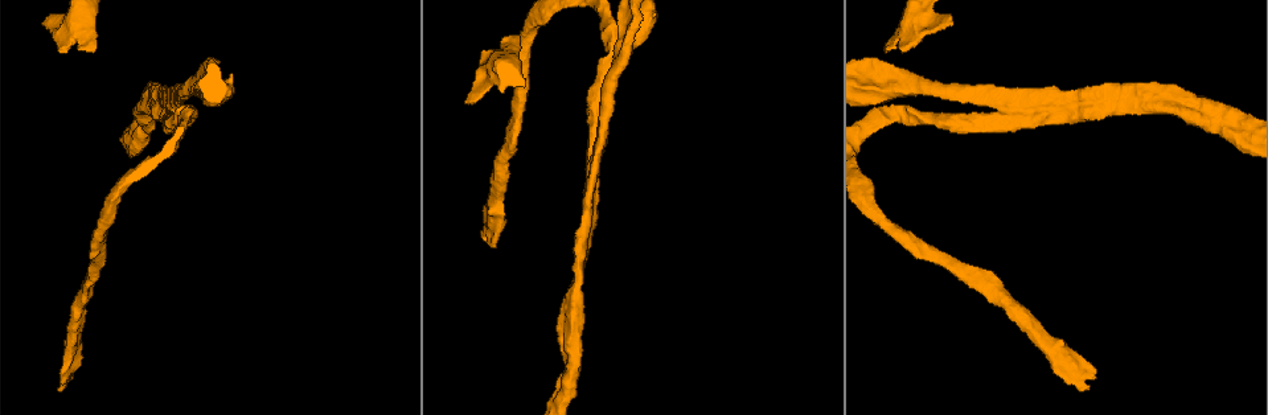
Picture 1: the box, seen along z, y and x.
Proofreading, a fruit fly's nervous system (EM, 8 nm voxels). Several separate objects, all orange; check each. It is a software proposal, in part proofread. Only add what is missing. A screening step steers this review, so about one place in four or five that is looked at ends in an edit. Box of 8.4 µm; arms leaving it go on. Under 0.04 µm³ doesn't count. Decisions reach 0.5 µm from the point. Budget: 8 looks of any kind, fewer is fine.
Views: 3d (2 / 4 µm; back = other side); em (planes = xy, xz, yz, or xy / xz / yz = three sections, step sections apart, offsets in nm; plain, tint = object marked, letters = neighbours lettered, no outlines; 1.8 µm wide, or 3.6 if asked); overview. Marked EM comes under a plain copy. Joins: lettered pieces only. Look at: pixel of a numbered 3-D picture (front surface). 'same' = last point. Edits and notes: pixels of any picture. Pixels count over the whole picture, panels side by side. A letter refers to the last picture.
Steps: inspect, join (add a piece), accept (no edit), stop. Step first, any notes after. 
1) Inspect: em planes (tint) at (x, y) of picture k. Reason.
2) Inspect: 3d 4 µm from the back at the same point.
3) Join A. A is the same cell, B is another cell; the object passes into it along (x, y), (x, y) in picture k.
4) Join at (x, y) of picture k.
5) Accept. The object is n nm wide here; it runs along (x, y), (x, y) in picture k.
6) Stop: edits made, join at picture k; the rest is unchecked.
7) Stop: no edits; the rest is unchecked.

Inspect: 3d 2 µm at (1140, 114) of picture 1. An open end.

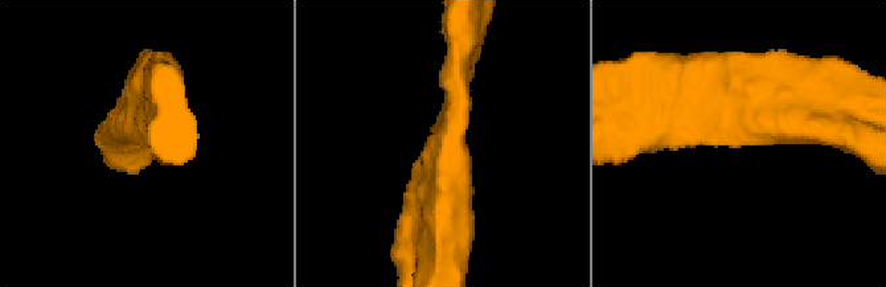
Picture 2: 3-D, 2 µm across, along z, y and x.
Inspect: em 3.6 µm planes (letters) at (144, 146) of picture 2. Shape alone is not enough.

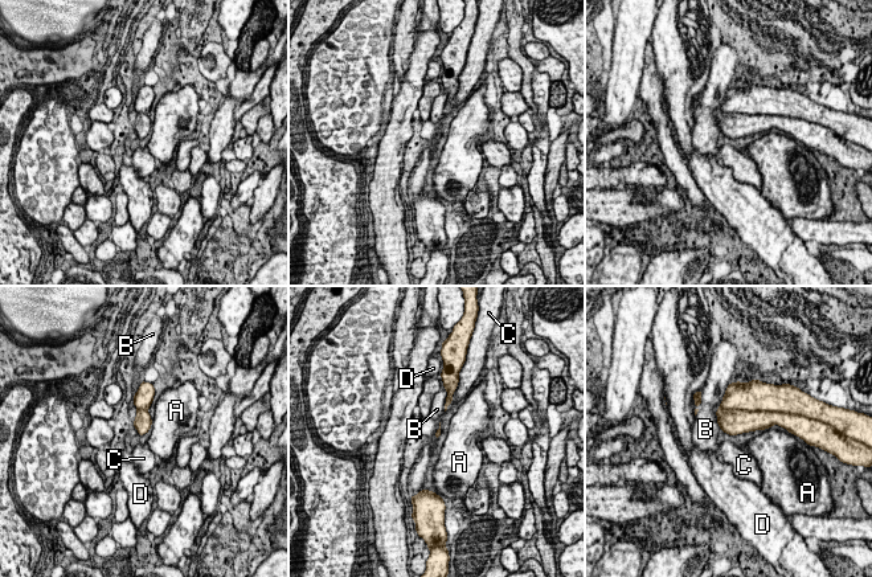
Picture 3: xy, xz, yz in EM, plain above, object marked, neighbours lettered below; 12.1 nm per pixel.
Accept. A, B, C and D are other cells; a border runs along (152, 420), (150, 428) in picture 3; none of them fits.

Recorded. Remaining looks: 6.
Inspect: em planes (tint) at (992, 105) of picture 1. A fork.

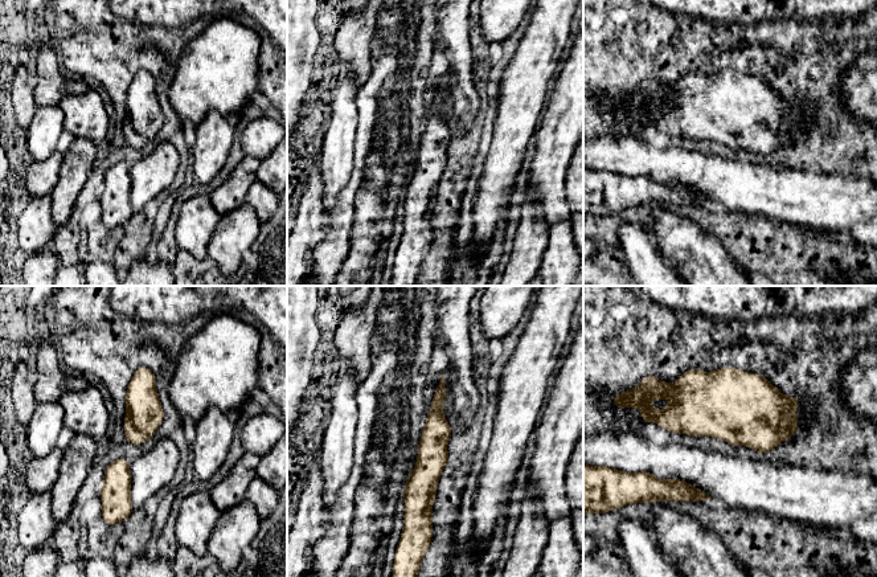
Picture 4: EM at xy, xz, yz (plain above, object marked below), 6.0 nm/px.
Inspect: em planes (letters) at the same point.

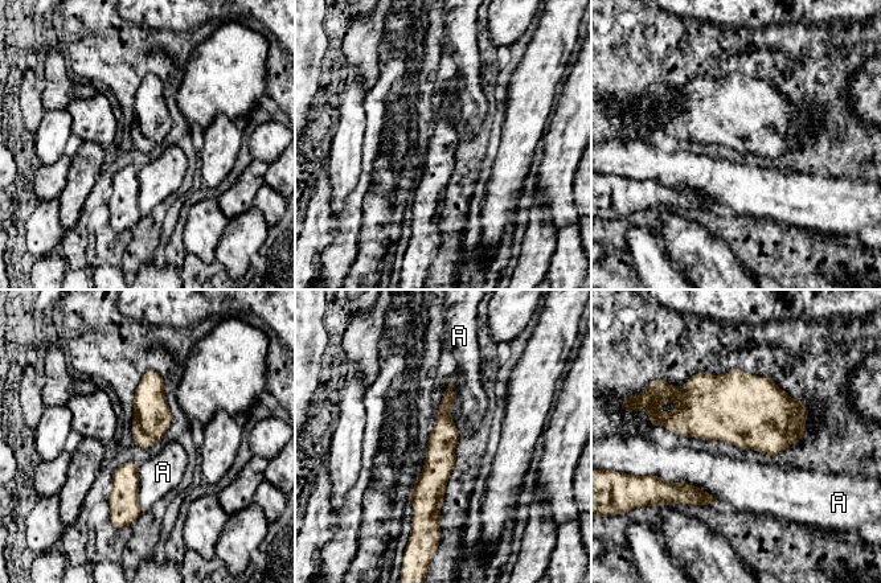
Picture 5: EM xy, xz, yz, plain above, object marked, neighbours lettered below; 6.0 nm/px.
Accept. A is another cell; a border runs along (656, 475), (688, 481), (720, 503) in picture 5; no lettered piece goes on from it.

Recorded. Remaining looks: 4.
Inspect: em 3.6 µm planes (letters) at (468, 101) of picture 1. Free end.

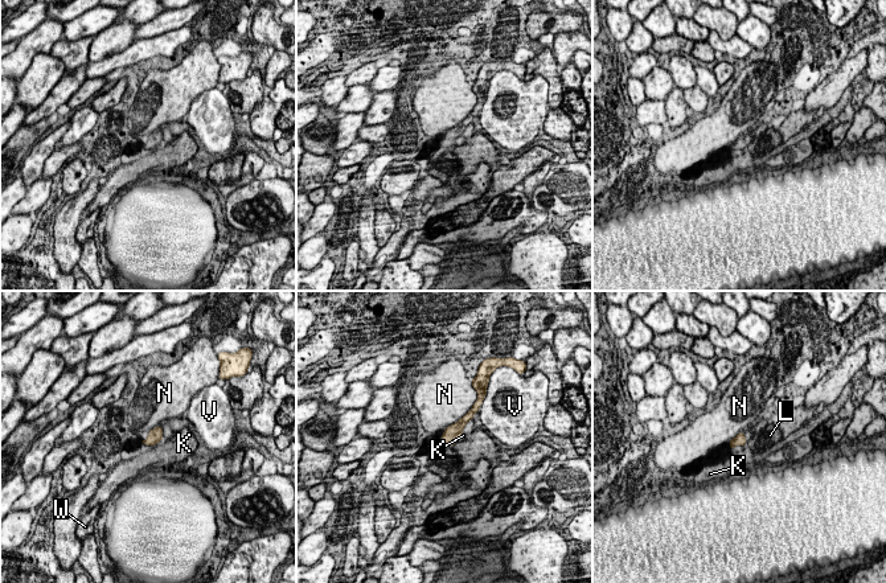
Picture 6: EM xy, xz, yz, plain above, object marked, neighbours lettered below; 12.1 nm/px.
Accept. The object is 140 nm wide here; K, L, N, V and W are other cells; a border runs along (474, 403), (442, 435) in picture 6; none of them fits.

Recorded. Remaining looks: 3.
Stop: no edits; the rest is unchecked.

